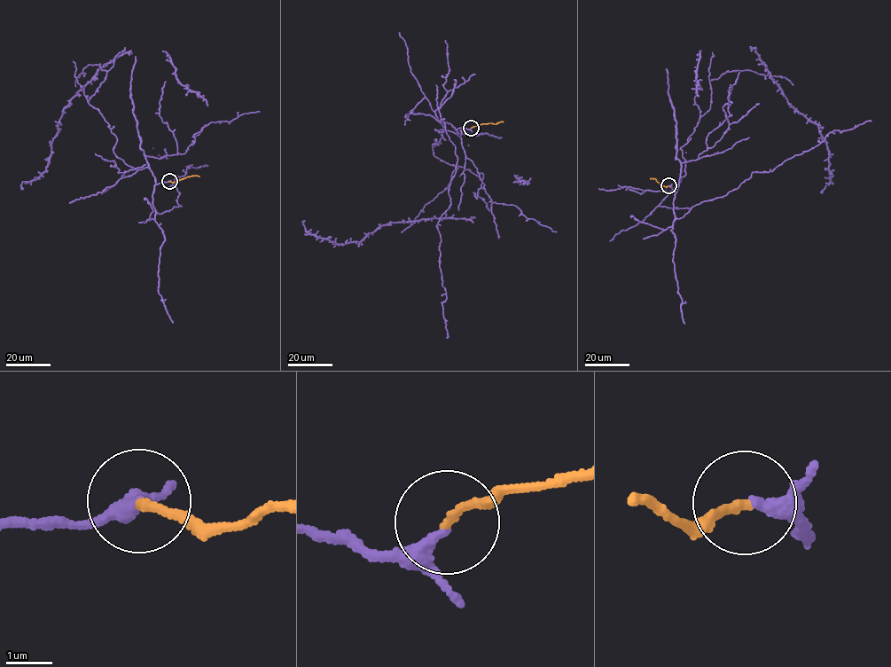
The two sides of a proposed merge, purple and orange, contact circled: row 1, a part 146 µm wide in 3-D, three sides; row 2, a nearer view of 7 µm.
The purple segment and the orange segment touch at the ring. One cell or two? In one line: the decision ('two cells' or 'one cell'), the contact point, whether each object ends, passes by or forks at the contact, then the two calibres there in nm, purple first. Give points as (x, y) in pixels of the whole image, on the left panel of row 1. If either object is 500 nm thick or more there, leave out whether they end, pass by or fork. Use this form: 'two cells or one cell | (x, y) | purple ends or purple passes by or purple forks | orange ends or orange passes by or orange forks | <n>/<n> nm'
one cell | (169, 181) | purple passes by | orange ends | 200/180 nm

